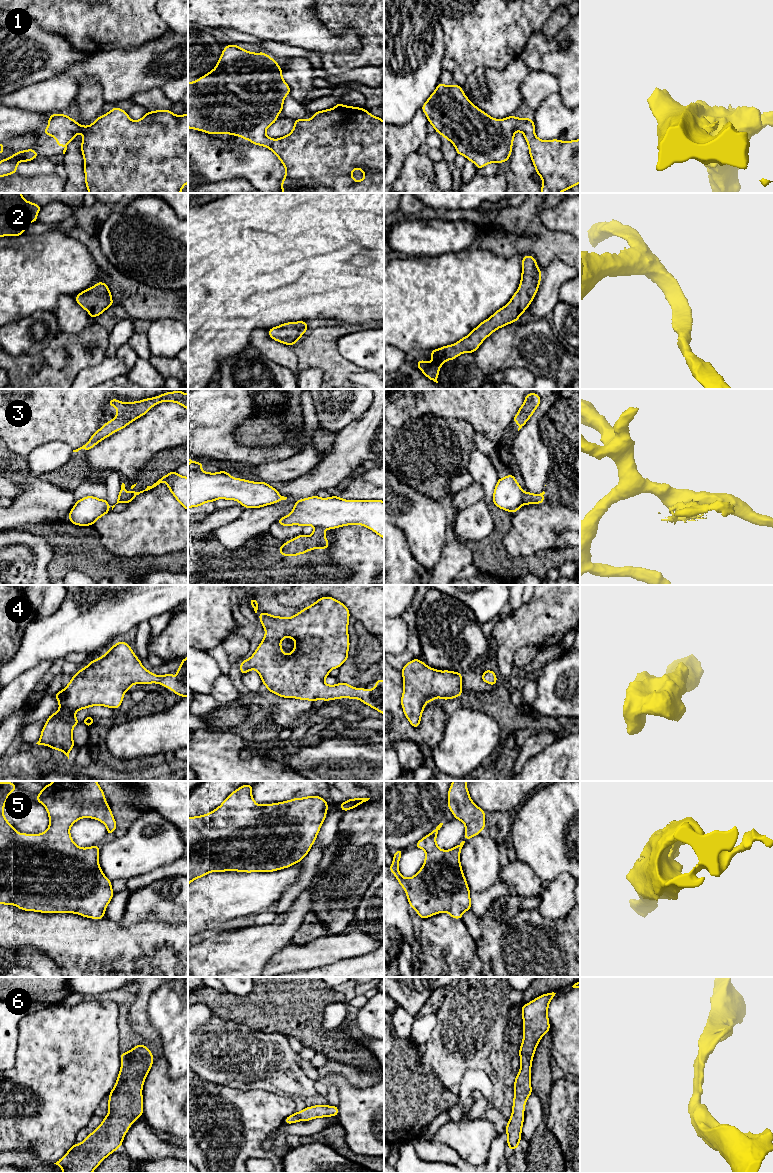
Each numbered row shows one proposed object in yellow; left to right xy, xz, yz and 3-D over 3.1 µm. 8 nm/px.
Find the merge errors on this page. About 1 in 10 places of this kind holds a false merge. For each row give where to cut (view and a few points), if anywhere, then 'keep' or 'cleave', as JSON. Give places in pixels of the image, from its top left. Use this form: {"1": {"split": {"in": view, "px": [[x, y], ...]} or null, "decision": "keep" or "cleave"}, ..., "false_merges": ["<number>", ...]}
{"1": {"split": null, "decision": "keep"}, "2": {"split": null, "decision": "keep"}, "3": {"split": {"in": "xy", "px": [[126, 493], [128, 495], [127, 503]]}, "decision": "cleave"}, "4": {"split": null, "decision": "keep"}, "5": {"split": null, "decision": "keep"}, "6": {"split": null, "decision": "keep"}, "false_merges": ["3"]}

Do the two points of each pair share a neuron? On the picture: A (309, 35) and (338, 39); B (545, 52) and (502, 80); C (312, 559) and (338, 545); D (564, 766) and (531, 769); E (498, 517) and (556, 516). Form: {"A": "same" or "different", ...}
{"A": "same", "B": "different", "C": "different", "D": "same", "E": "different"}

